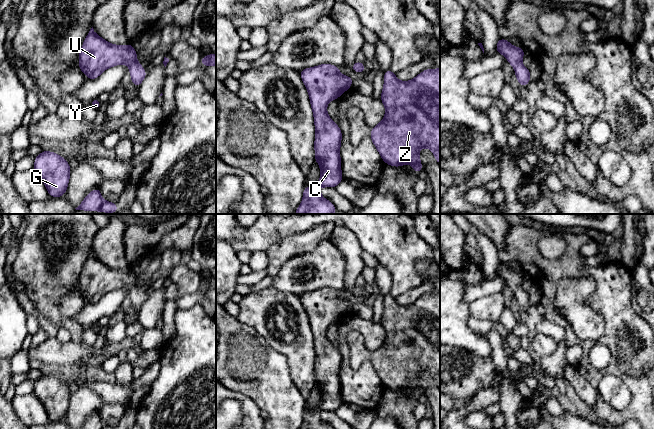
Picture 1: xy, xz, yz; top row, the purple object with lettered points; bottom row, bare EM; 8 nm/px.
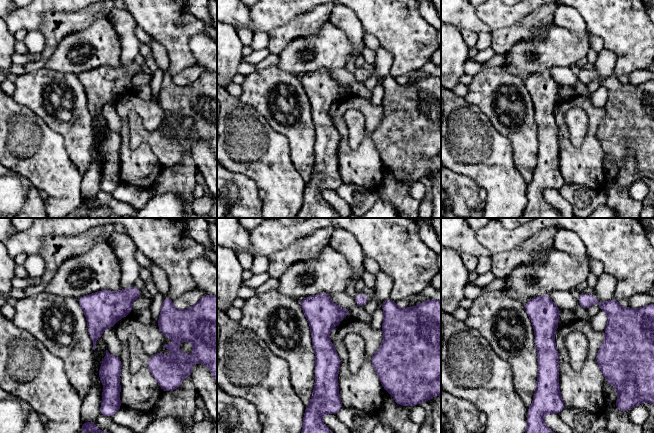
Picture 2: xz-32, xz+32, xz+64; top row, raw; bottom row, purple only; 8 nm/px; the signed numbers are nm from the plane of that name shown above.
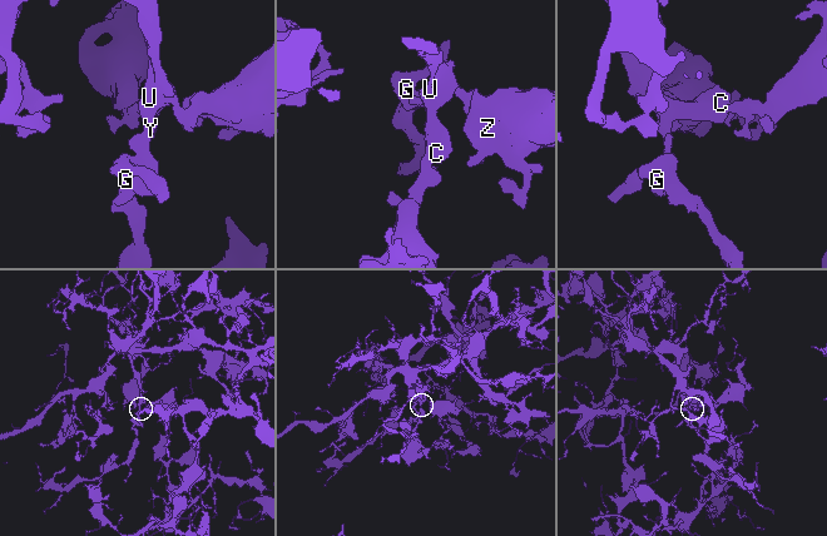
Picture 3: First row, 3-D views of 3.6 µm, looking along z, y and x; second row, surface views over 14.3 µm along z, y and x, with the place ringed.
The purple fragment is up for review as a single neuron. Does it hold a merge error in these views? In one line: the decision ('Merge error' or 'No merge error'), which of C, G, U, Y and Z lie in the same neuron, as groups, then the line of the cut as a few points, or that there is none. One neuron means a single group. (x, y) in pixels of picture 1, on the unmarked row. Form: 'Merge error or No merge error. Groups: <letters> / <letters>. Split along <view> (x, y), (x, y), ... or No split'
No merge error. Groups: C G U Y Z. No split

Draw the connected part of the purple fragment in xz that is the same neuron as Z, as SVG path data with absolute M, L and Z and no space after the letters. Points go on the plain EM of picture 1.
M440 292L422 295L414 303L402 306L390 293L384 296L384 312L380 324L386 338L383 344L372 351L370 362L385 388L399 391L412 388L418 398L423 390L419 383L419 373L429 372L440 388Z

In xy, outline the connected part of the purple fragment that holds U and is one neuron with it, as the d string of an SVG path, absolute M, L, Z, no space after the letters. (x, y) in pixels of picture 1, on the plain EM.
M90 253L79 276L79 292L94 304L107 292L125 288L130 291L132 308L140 311L147 295L137 286L136 274L131 268L112 269Z

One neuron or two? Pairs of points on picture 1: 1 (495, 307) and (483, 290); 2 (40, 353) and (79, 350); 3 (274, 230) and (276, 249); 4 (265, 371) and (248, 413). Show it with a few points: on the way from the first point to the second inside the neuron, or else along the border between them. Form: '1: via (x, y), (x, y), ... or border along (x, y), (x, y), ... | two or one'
1: border along (501, 292), (477, 298), (469, 304) | two
2: via (50, 353), (69, 353) | one
3: border along (297, 233), (292, 233), (273, 242), (264, 251) | two
4: border along (232, 390), (248, 396), (261, 410) | two

